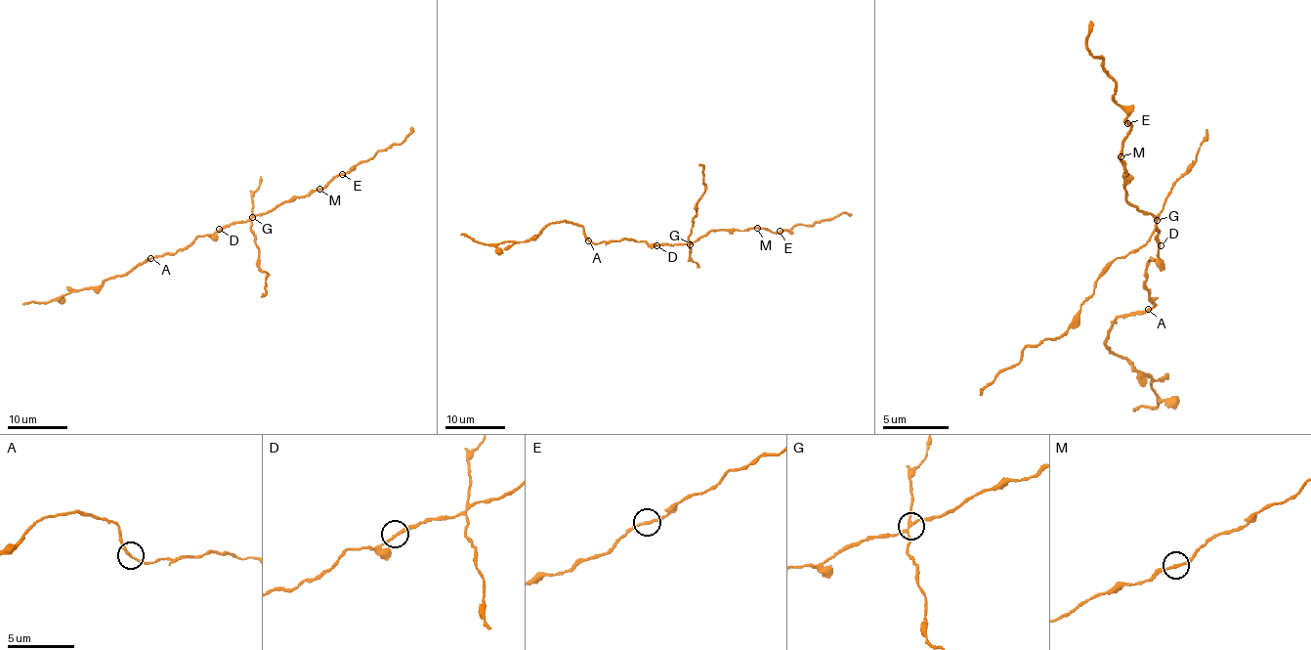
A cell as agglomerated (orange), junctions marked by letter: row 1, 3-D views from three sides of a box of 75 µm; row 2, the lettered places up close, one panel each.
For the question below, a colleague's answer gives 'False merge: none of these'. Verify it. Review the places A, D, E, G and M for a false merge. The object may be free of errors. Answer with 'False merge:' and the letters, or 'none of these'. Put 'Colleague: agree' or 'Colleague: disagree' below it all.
False merge: G
Colleague: disagree

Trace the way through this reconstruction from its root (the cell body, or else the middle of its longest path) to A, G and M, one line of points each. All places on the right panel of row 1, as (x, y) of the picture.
A: (1157, 248), (1157, 258), (1151, 258), (1144, 281), (1154, 305), (1147, 308)
G: (1157, 248), (1157, 219)
M: (1157, 248), (1157, 222), (1127, 199), (1124, 189), (1124, 176), (1127, 173), (1120, 162), (1120, 156)

